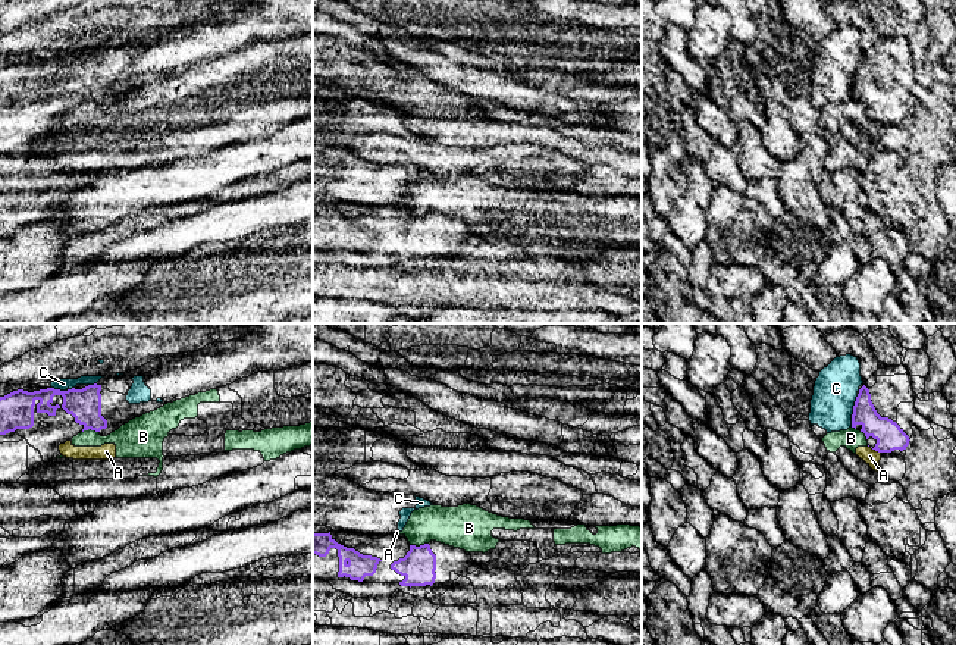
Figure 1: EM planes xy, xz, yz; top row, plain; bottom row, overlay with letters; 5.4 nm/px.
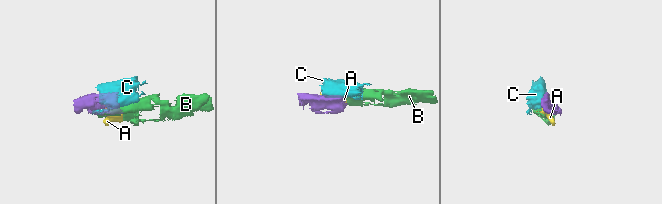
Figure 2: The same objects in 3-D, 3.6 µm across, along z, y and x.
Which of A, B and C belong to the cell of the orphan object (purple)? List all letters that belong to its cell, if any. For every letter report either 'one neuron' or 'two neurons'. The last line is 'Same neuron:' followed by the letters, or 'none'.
A: two neurons
B: two neurons
C: two neurons
Same neuron: none

